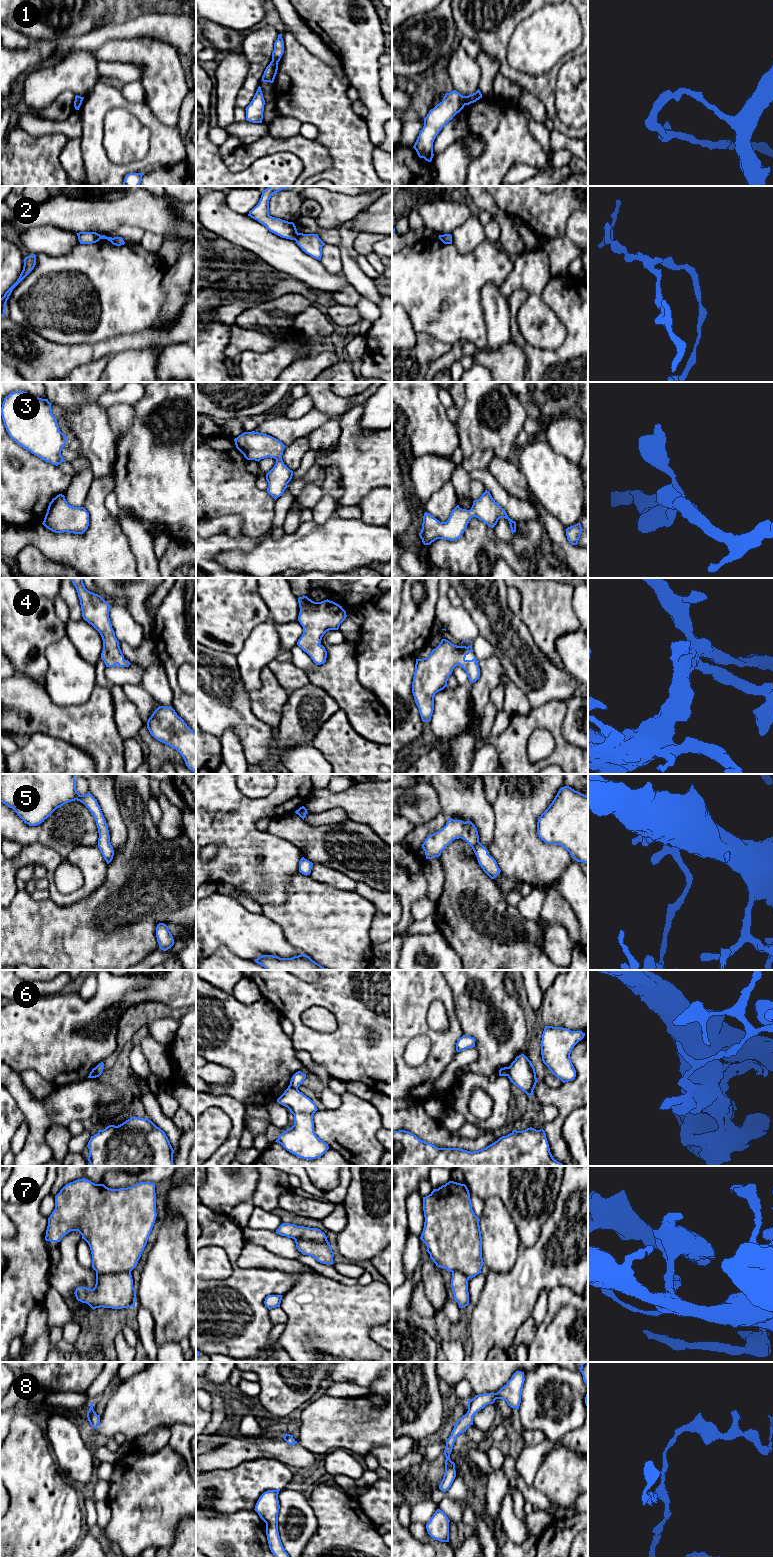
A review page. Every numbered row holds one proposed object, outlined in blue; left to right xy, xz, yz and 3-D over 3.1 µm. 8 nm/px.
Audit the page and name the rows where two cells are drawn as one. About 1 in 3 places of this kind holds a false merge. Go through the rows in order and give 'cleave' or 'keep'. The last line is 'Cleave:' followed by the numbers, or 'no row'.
1: cleave
2: cleave
3: keep
4: keep
5: keep
6: cleave
7: keep
8: keep
Cleave: 1, 2, 6

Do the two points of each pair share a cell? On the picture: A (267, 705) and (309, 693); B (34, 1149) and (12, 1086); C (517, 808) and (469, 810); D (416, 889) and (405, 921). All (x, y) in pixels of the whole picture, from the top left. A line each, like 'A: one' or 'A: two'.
A: two
B: one
C: two
D: one

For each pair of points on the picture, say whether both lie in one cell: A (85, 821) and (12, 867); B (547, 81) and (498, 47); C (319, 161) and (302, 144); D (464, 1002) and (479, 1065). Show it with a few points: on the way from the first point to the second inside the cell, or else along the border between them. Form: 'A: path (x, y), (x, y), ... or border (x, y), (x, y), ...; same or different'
A: border (23, 845), (41, 843), (63, 856), (68, 854); different
B: path (532, 81), (526, 81), (515, 76), (503, 62); same
C: path (315, 157), (306, 148); same
D: path (480, 1018), (484, 1022), (484, 1049); same

